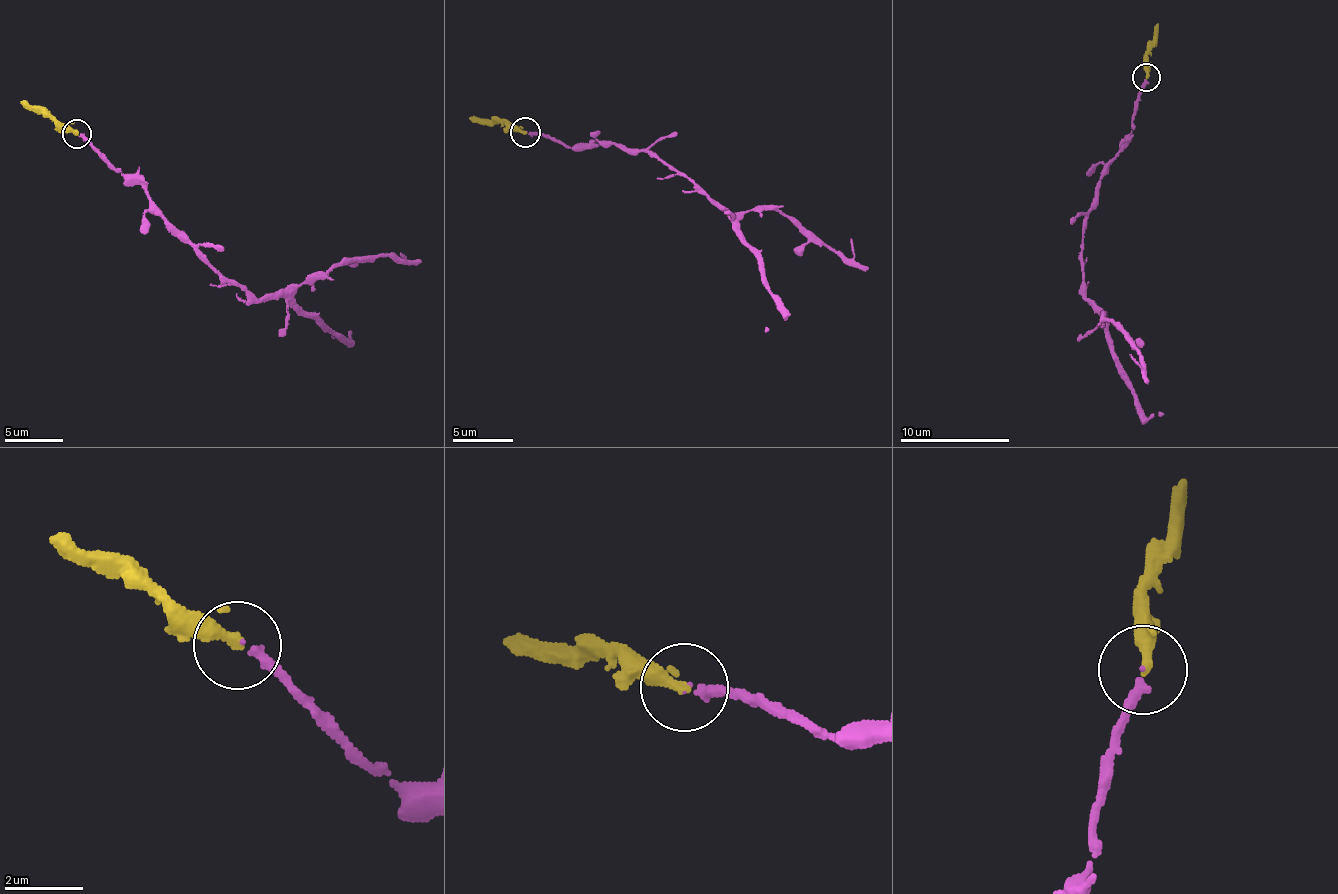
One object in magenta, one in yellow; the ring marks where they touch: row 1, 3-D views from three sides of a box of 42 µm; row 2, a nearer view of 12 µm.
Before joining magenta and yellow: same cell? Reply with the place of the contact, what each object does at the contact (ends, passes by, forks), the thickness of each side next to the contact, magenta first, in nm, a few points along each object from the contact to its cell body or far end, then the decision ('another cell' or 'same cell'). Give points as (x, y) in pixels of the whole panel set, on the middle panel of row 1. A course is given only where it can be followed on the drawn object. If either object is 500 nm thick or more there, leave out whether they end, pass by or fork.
at (525, 132); magenta ends there; yellow passes by; 140 nm thick on the magenta side, 240 nm on the other; magenta runs (524, 133), (550, 136), (572, 148), (614, 142), (645, 151), (733, 212), (783, 212), (837, 253), (869, 267); yellow runs (524, 133), (469, 116); same cell

